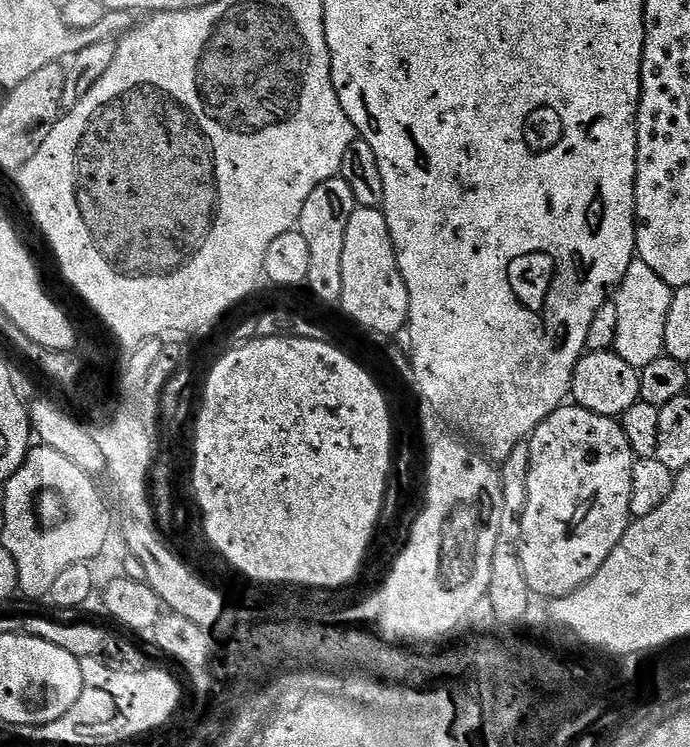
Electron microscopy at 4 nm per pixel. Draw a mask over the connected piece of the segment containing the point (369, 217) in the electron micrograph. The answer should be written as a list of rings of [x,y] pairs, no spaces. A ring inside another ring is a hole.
[[[357,206],[346,226],[346,243],[342,250],[342,295],[348,312],[352,312],[357,320],[363,320],[368,327],[388,332],[396,331],[403,324],[407,300],[404,284],[396,272],[397,264],[394,242],[383,211]]]

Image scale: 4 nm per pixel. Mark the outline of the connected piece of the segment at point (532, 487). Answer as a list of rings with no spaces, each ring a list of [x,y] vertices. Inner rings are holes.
[[[561,406],[557,412],[550,414],[543,420],[541,424],[532,431],[530,439],[527,441],[530,450],[530,466],[529,478],[527,479],[526,506],[525,512],[521,518],[521,540],[520,540],[520,562],[522,574],[529,584],[531,593],[536,593],[540,597],[559,598],[568,596],[574,590],[578,590],[590,578],[594,578],[594,574],[598,574],[598,570],[602,566],[602,562],[606,562],[606,558],[610,558],[610,554],[614,550],[614,546],[618,546],[622,542],[622,538],[626,534],[629,524],[632,523],[634,517],[630,510],[630,486],[632,485],[632,471],[636,465],[636,457],[632,455],[630,450],[630,442],[626,442],[626,434],[622,430],[619,419],[611,416],[603,416],[602,414],[594,414],[590,410],[579,406]]]

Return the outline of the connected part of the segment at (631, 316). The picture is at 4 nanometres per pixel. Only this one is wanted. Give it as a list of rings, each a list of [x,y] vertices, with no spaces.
[[[638,258],[632,261],[626,278],[622,278],[619,288],[615,289],[614,302],[618,306],[618,338],[615,352],[630,366],[637,370],[650,366],[654,358],[665,355],[664,339],[666,338],[666,314],[670,314],[670,302],[673,289],[646,262]]]

